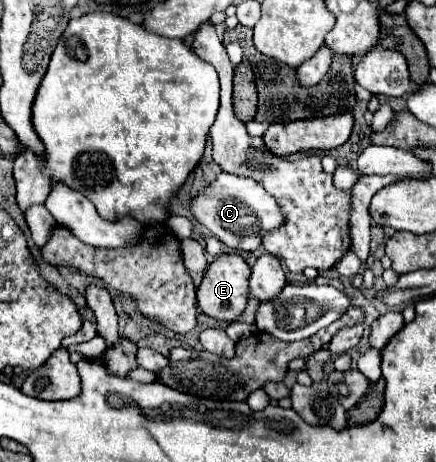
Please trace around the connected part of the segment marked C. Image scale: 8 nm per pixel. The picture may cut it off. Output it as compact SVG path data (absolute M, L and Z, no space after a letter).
M221 173L195 201L191 201L191 213L227 247L255 251L261 247L263 235L283 225L283 213L275 203L275 197L267 195L261 183L253 179Z

